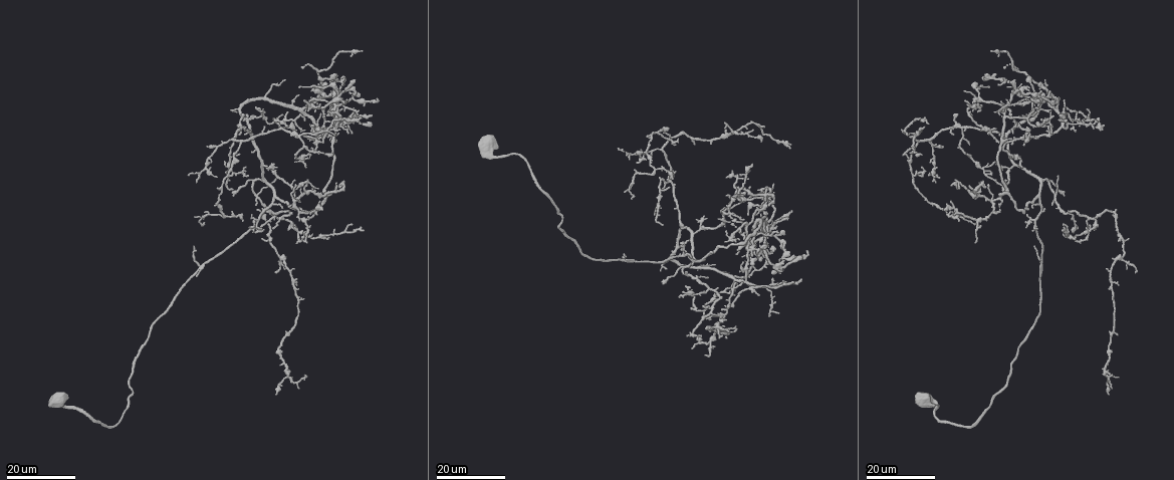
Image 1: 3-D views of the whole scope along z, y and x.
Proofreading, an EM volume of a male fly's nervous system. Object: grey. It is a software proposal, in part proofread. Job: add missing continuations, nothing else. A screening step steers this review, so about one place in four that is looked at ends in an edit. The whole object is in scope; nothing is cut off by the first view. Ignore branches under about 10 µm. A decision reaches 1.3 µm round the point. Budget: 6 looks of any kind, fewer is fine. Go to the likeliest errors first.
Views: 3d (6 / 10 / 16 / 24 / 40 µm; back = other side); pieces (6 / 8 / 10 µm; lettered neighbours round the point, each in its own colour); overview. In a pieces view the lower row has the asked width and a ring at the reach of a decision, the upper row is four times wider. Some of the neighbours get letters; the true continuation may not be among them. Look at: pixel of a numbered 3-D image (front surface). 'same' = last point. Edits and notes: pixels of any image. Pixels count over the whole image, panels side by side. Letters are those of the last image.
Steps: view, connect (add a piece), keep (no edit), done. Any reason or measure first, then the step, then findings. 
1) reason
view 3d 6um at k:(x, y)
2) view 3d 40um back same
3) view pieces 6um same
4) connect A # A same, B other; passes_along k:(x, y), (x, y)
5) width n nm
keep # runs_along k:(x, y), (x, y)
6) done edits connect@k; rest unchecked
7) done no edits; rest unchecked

long arm stops here
view 3d 16um at 1:(801, 278)

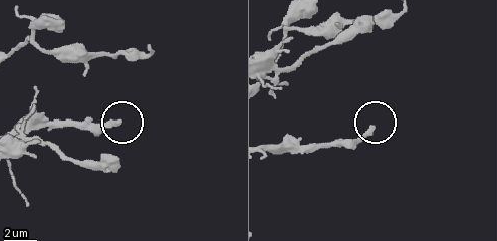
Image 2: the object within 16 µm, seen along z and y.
view pieces 10um at 2:(372, 128)

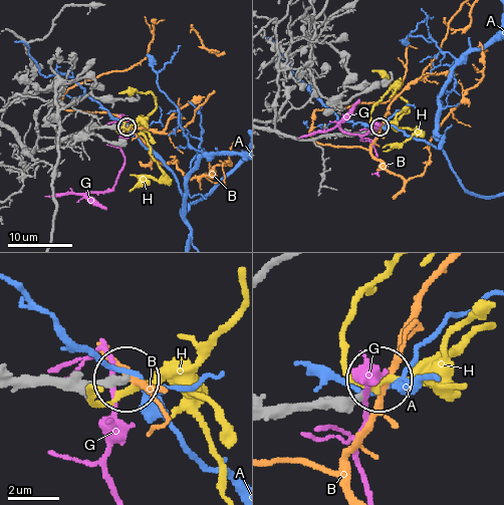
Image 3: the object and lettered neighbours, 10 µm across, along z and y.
keep # A other, B other, G other, H other; runs_along 3:(20, 383), (121, 377); none of them fits

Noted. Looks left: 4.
free end
view 3d 16um at 1:(1004, 67)

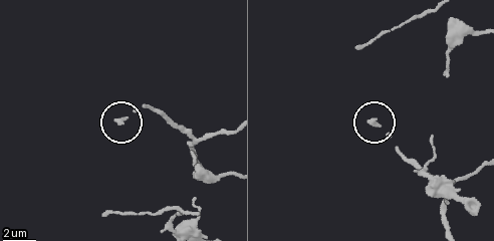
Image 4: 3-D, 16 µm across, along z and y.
see the neighbours
view pieces 6um at 4:(118, 120)

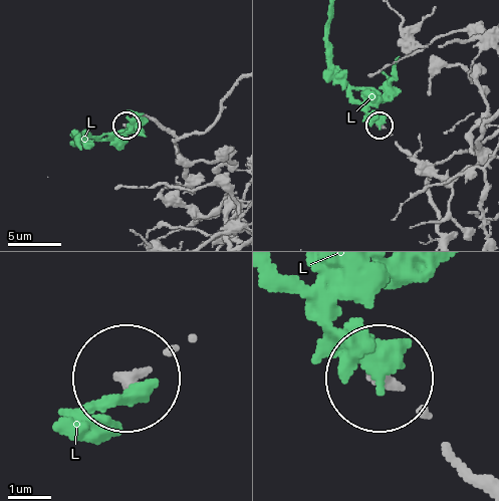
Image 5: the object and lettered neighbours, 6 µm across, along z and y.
keep # L other; runs_along 5:(182, 347), (131, 377); no lettered piece goes on from it

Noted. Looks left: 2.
tapers out
view 3d 24um at 1:(718, 220)

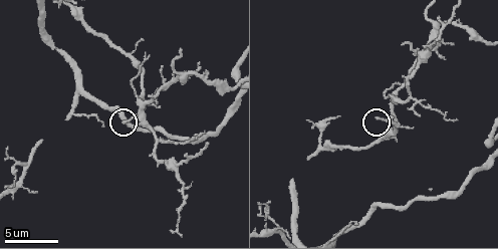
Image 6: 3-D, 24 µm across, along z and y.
view pieces 8um at 6:(125, 124)

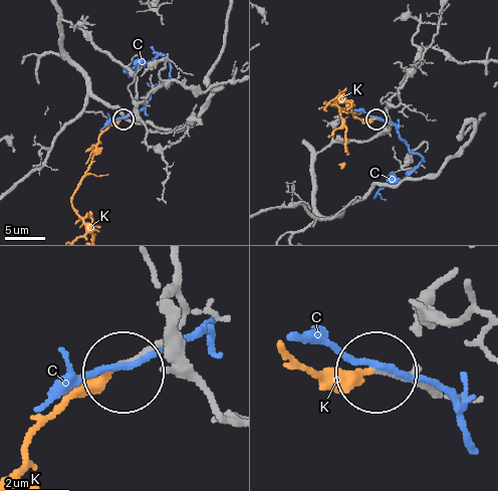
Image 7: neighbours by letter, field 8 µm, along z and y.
width 140 nm
connect K # C other, K same; it goes on there

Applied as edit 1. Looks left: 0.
done edits connect@7; rest unchecked

